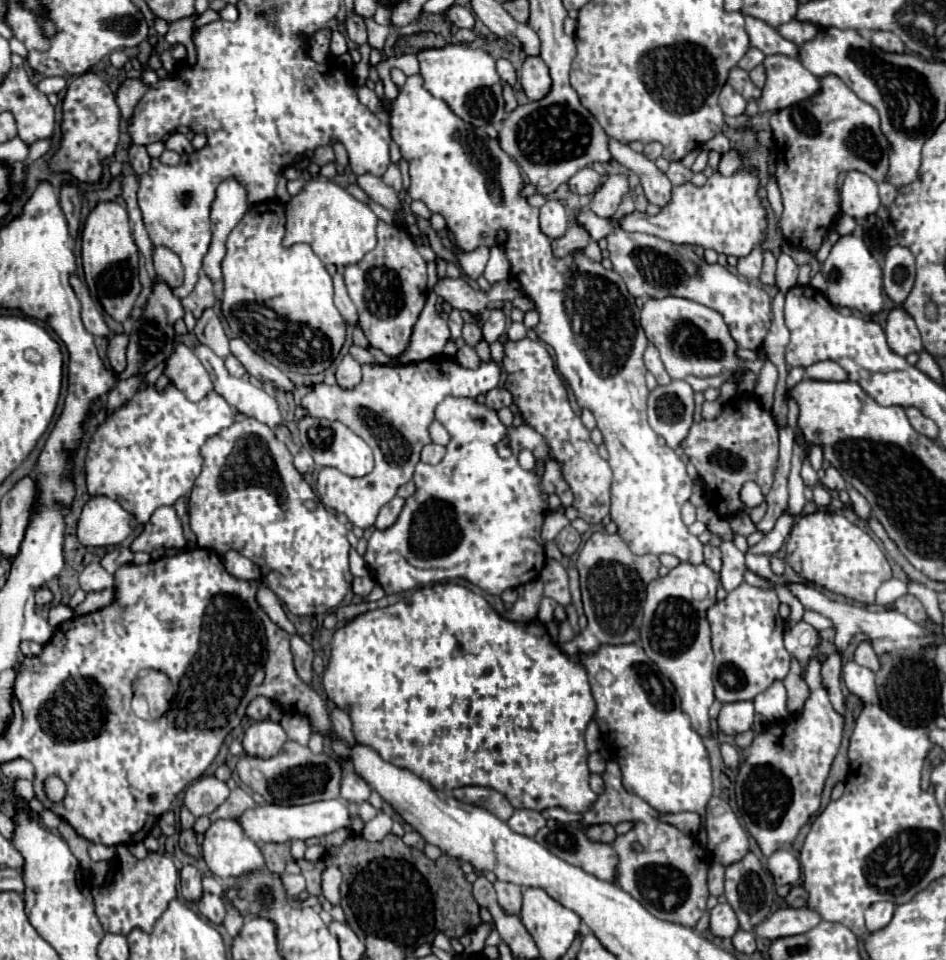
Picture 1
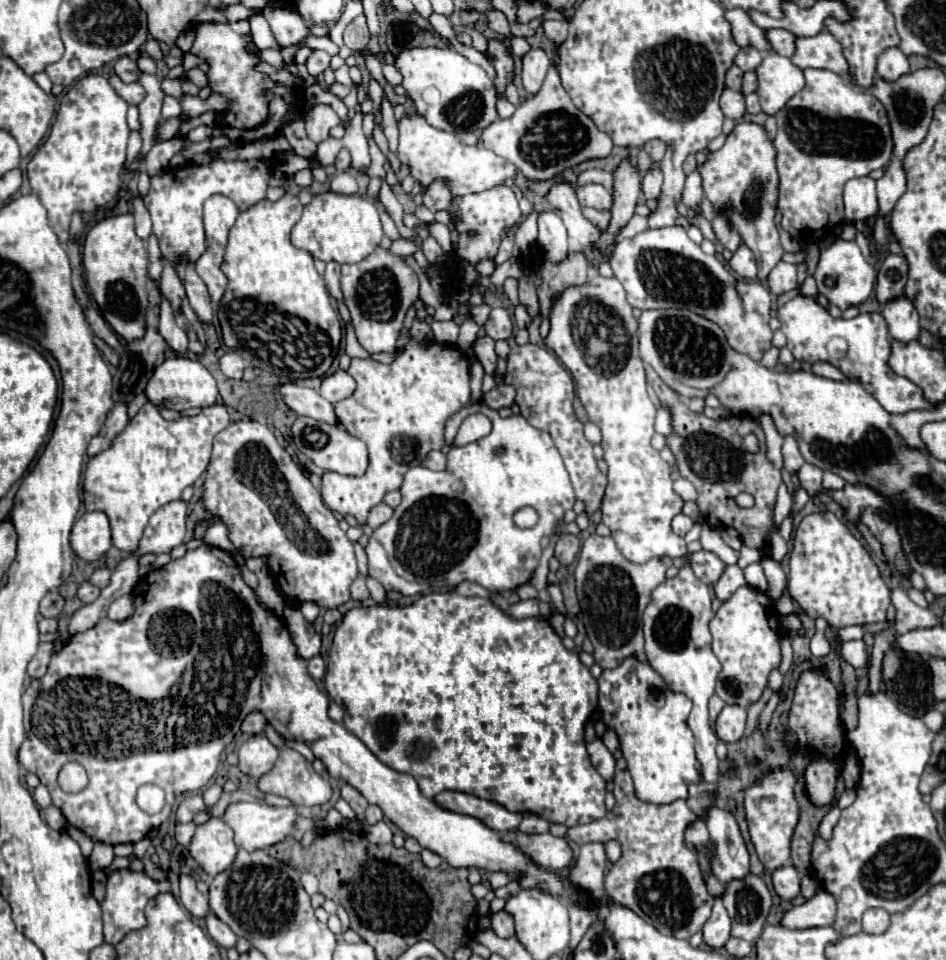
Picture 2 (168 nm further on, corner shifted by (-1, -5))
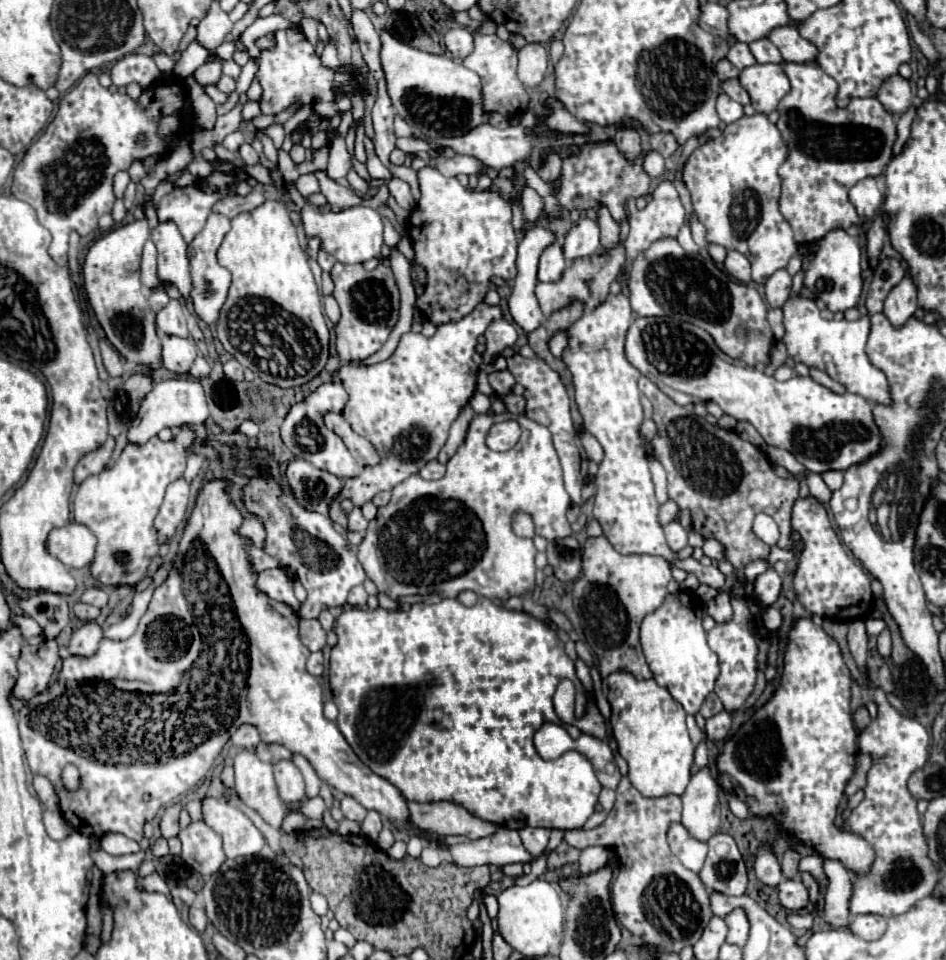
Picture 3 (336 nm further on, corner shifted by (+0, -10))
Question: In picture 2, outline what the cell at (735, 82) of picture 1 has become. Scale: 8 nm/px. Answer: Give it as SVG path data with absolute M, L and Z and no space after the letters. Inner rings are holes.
M732 66L728 70L728 74L726 74L726 86L736 90L736 92L740 92L740 88L742 88L742 76L744 76L744 72L738 66Z

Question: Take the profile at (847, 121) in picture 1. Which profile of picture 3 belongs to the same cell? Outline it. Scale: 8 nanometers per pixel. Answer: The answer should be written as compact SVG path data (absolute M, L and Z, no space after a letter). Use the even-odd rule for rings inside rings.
M781 63L791 89L779 101L779 121L777 127L789 147L789 157L779 169L783 179L783 193L781 193L781 213L791 225L795 233L795 241L799 245L815 241L823 237L831 229L849 229L851 225L859 223L859 215L849 201L849 189L865 179L877 177L883 173L885 165L893 157L893 143L895 143L895 119L891 113L883 111L883 105L877 99L853 99L845 109L835 105L837 83L829 77L819 65L815 63Z

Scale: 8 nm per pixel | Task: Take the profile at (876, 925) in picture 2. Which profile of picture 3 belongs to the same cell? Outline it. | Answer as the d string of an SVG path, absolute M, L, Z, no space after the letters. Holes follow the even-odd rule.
M855 915L849 929L865 941L877 941L887 929L887 919L883 915Z

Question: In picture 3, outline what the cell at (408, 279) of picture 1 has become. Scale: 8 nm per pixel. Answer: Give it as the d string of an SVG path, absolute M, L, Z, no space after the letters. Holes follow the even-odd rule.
M335 263L331 269L331 279L335 283L333 297L341 309L341 319L335 325L337 355L345 363L365 359L383 347L399 319L399 289L393 271L387 263L381 263L373 271L365 271L363 265Z

